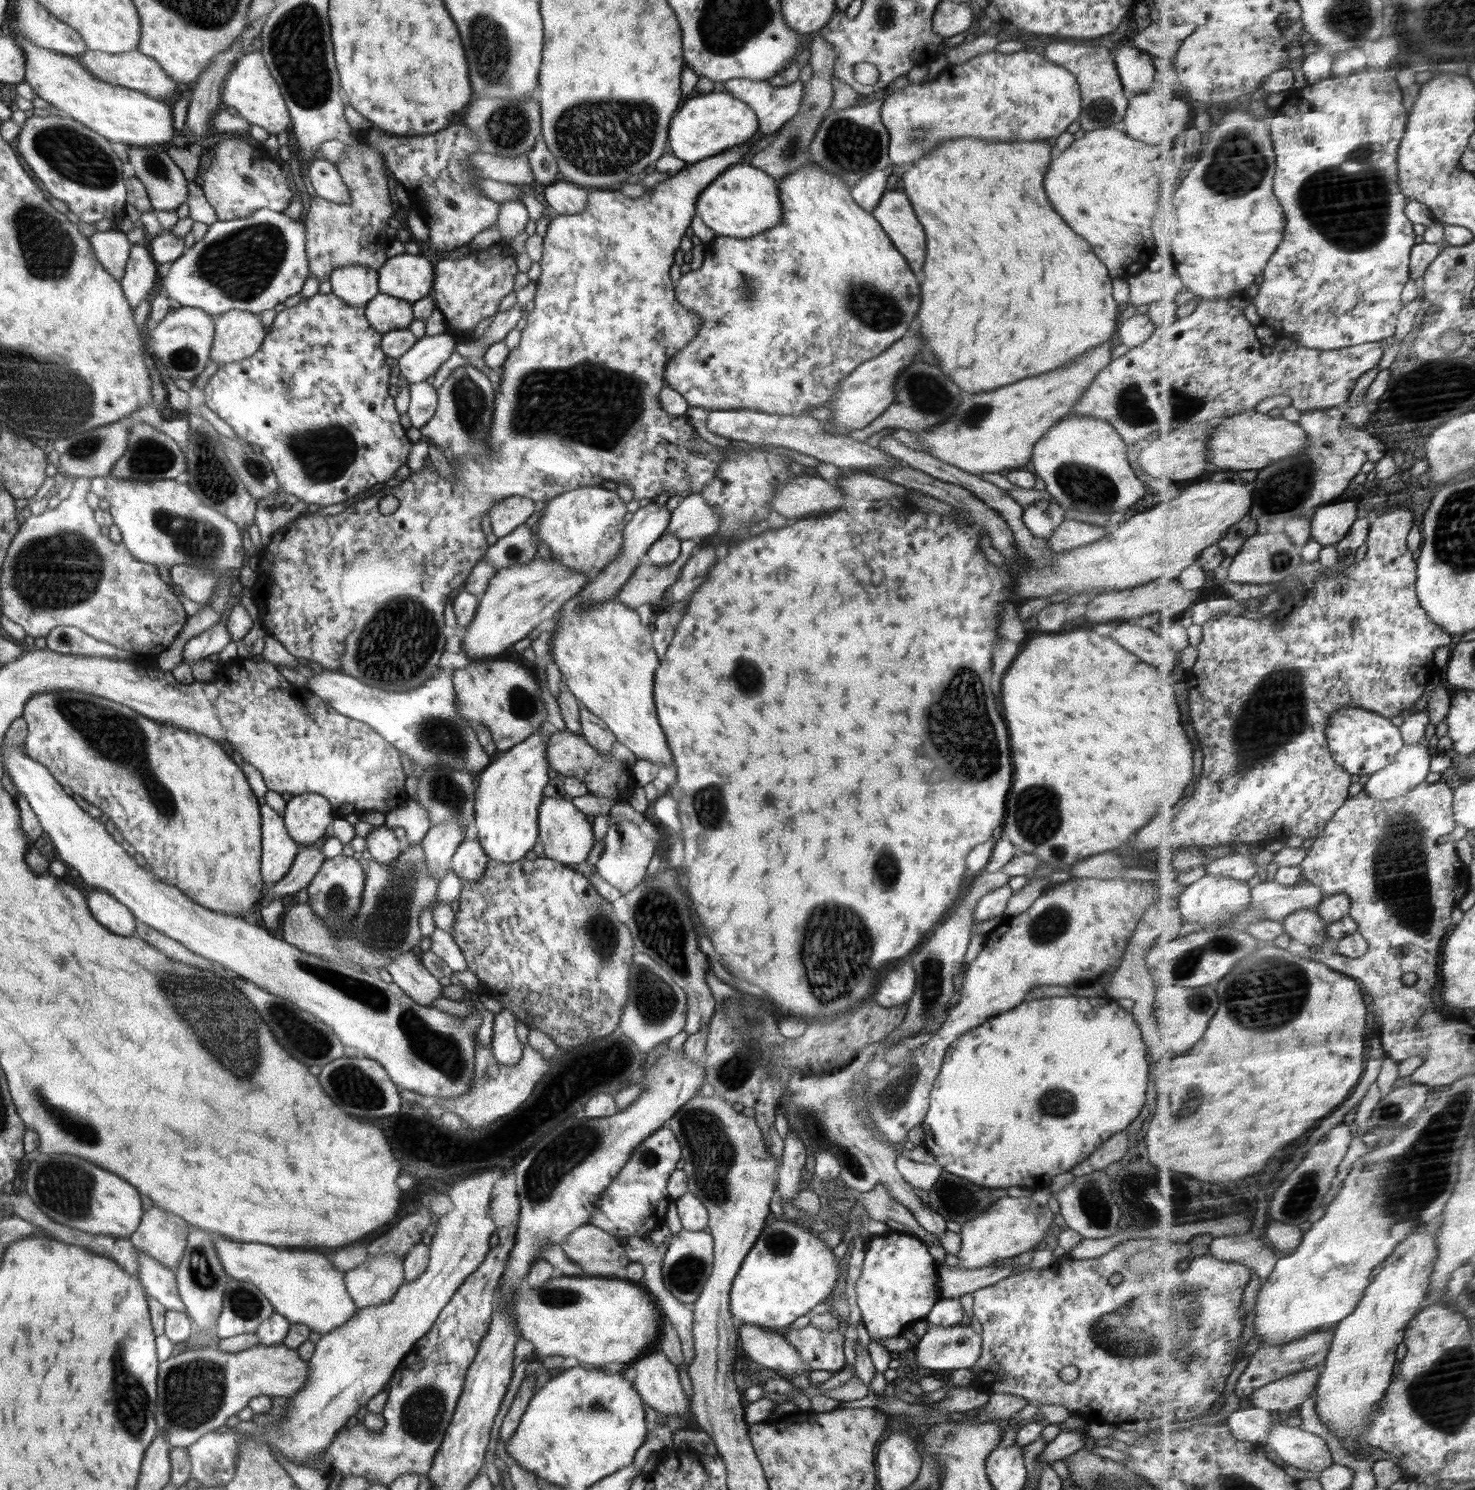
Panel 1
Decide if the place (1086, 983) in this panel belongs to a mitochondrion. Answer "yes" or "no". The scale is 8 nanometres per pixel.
no

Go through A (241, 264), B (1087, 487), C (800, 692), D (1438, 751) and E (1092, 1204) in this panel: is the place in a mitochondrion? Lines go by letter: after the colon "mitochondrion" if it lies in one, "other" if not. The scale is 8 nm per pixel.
A: mitochondrion
B: mitochondrion
C: other
D: other
E: mitochondrion

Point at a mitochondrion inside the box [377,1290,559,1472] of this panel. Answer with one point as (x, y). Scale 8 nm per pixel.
(421, 1417)

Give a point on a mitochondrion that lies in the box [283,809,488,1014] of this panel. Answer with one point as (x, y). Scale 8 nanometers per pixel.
(389, 926)

